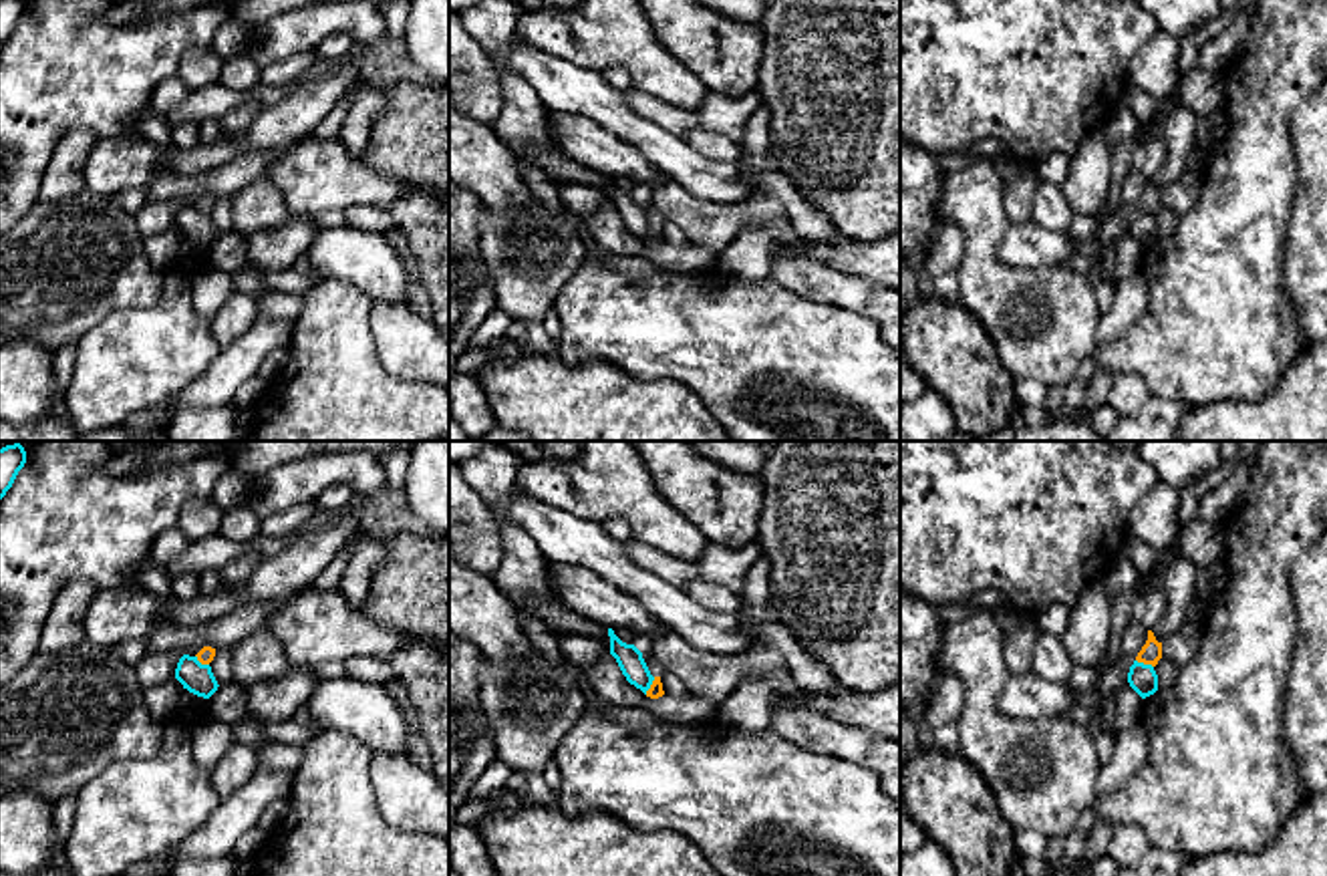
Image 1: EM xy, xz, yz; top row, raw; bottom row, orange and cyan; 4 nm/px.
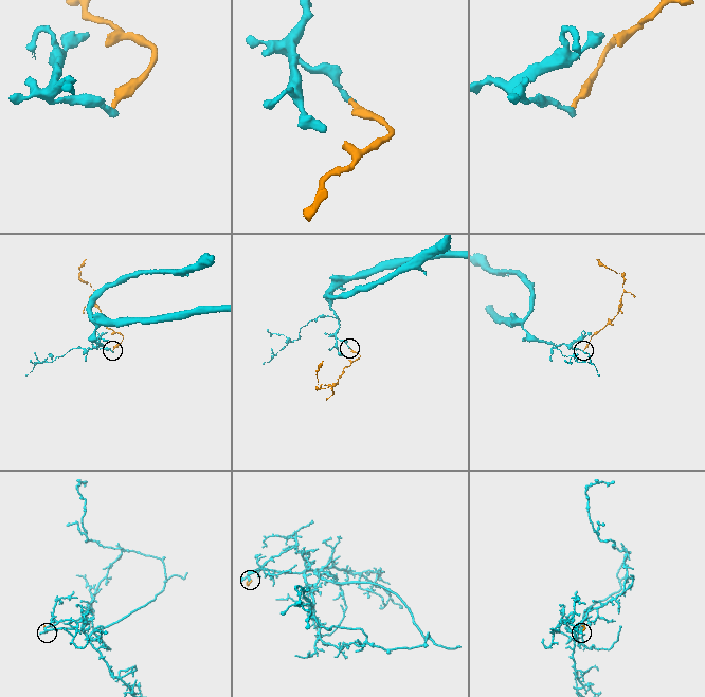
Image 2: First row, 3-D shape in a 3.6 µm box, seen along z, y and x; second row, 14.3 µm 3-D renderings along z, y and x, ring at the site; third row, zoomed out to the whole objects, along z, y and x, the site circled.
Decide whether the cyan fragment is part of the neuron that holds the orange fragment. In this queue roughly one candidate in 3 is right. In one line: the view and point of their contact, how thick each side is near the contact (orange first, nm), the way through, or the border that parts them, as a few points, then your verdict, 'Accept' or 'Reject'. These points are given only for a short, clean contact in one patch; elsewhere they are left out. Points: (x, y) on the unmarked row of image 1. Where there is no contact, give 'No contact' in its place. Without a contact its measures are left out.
Touches orange at xz (651, 234). Thickness 60 nm (orange) against 100 nm. Boundary: xz (655, 226), (645, 242). Reject

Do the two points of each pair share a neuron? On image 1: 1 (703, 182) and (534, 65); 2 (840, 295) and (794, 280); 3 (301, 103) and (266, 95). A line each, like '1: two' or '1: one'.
1: one
2: one
3: two

